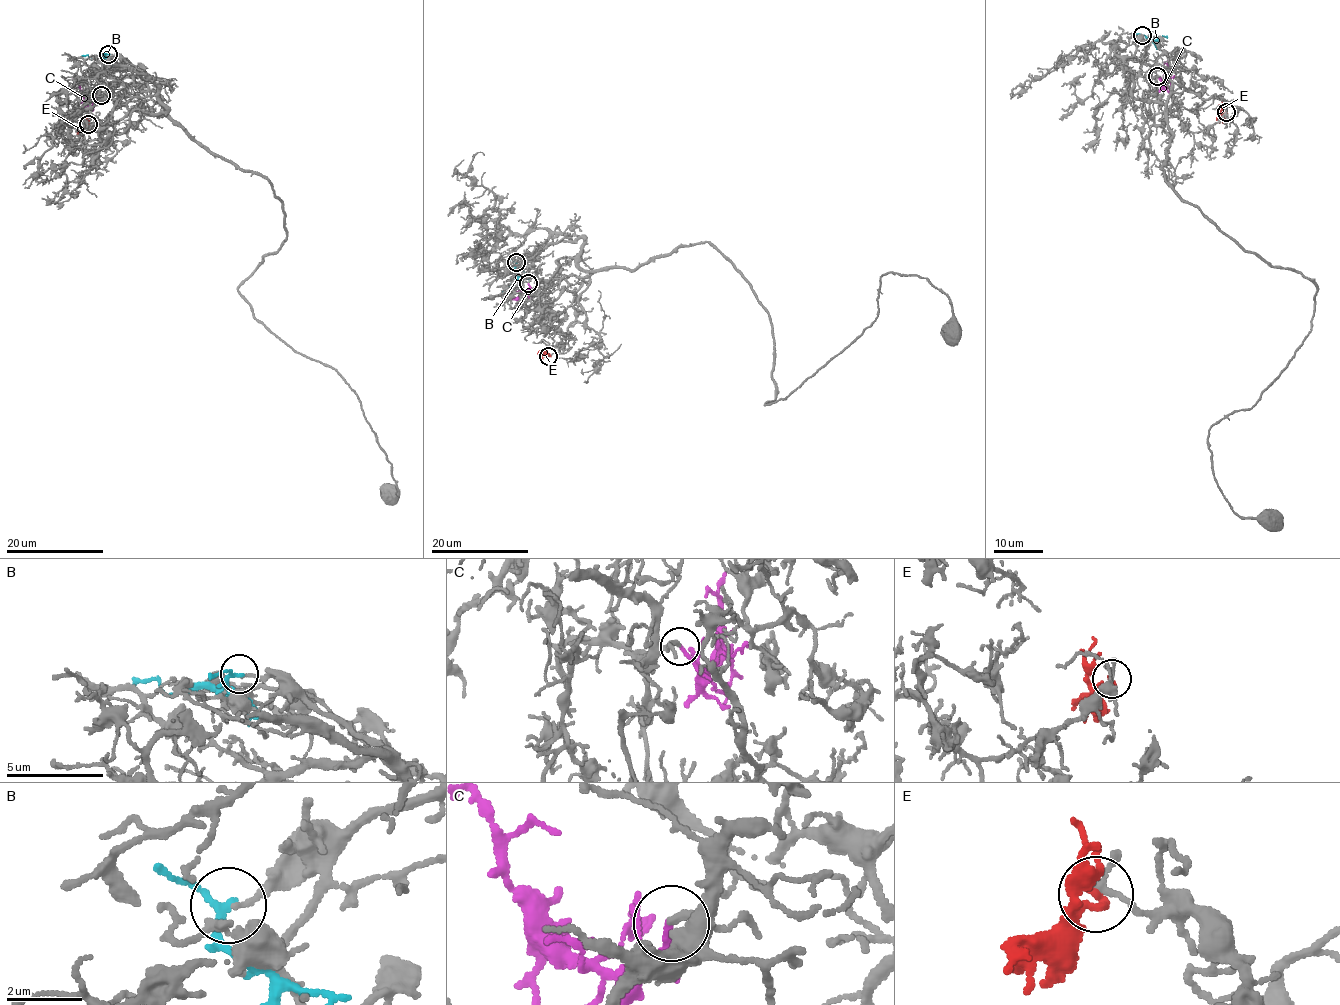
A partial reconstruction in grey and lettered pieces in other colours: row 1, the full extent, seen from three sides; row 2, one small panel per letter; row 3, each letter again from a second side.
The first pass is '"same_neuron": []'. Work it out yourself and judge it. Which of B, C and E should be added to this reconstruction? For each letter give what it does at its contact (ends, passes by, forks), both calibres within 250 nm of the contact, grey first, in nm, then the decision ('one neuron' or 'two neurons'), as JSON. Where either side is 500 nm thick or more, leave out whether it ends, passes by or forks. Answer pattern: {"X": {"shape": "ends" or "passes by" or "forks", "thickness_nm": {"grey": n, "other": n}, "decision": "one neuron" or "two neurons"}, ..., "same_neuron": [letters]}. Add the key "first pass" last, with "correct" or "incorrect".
{"B": {"shape": "passes by", "thickness_nm": {"grey": 140, "other": 160}, "decision": "two neurons"}, "C": {"shape": "ends", "thickness_nm": {"grey": 220, "other": 190}, "decision": "one neuron"}, "E": {"shape": "ends", "thickness_nm": {"grey": 240, "other": 200}, "decision": "two neurons"}, "same_neuron": ["C"], "first pass": "incorrect"}

